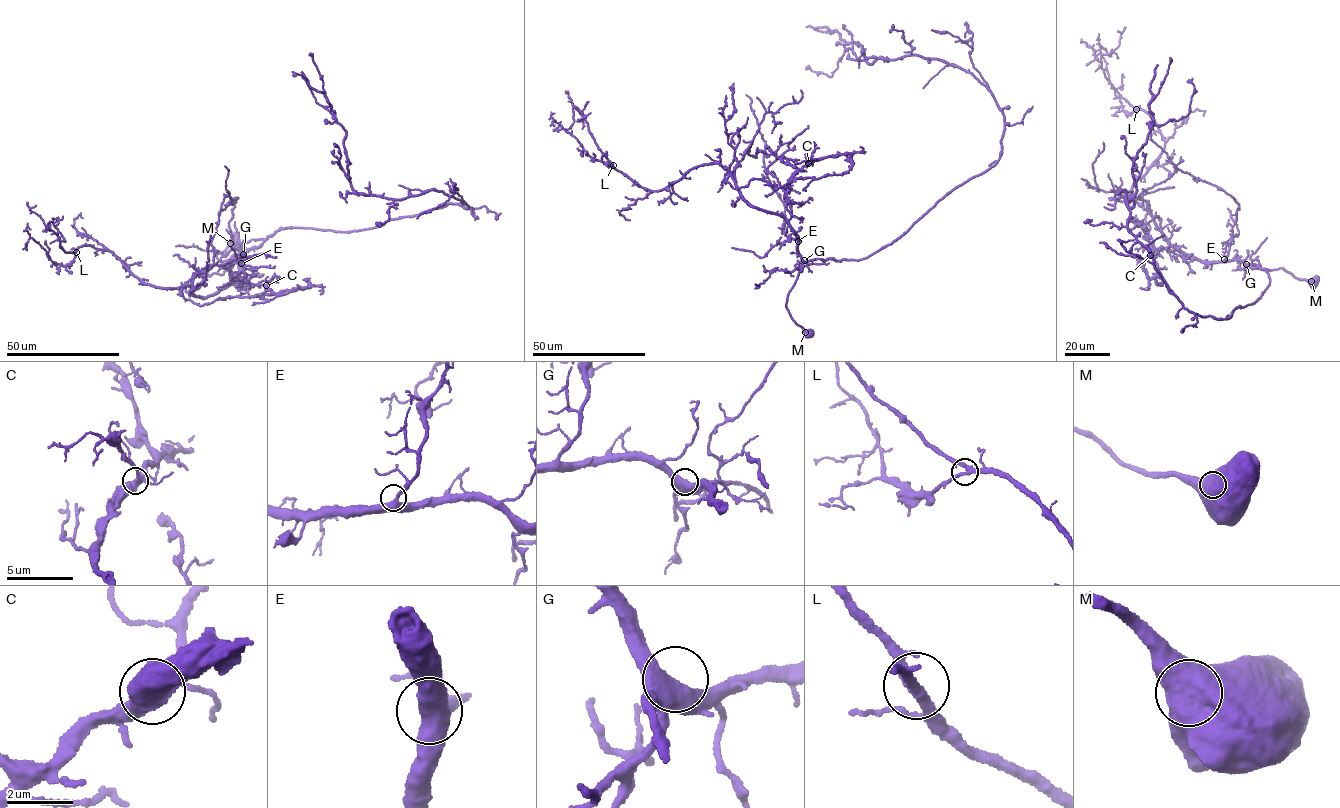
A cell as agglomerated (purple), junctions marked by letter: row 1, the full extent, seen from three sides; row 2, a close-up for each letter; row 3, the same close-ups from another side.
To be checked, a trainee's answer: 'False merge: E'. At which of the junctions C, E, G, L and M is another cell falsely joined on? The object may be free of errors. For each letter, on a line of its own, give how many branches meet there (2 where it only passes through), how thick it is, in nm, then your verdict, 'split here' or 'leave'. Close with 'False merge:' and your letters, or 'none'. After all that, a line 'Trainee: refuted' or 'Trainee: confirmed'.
C: branches 3; calibre 460 nm; leave
E: branches 2; calibre 460 nm; leave
G: branches 2; calibre 550 nm; leave
L: branches 3; calibre 280 nm; leave
M: branches 1; calibre 1500 nm; leave
False merge: none
Trainee: refuted

